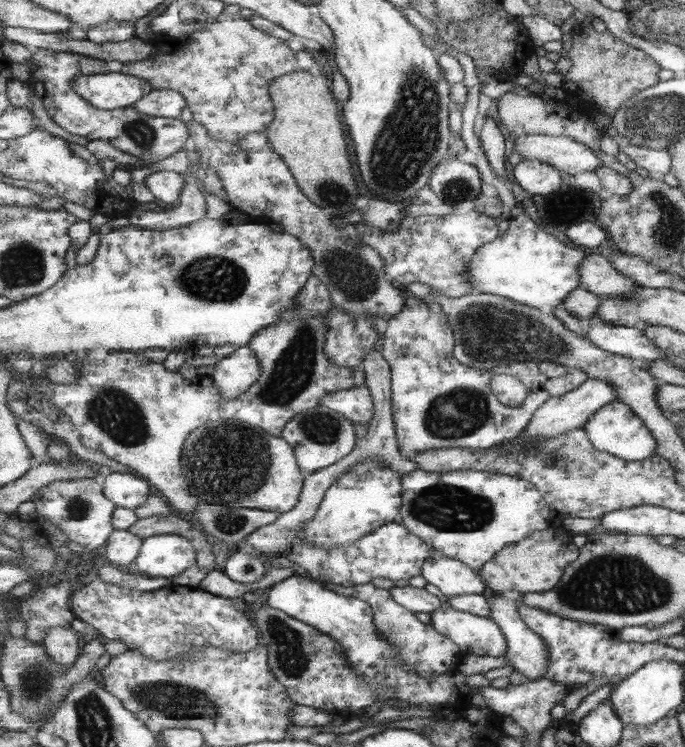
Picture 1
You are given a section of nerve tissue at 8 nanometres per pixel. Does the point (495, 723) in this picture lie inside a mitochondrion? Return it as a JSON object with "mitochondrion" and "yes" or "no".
{"mitochondrion":"no"}

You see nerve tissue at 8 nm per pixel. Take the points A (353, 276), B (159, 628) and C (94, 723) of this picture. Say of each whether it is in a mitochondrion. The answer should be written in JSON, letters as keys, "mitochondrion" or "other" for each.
{"A":"mitochondrion","B":"other","C":"mitochondrion"}

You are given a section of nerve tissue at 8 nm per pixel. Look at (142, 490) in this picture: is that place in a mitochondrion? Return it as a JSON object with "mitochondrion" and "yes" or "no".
{"mitochondrion":"no"}

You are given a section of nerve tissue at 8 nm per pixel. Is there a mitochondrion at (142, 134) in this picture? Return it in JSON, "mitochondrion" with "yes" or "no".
{"mitochondrion":"yes"}

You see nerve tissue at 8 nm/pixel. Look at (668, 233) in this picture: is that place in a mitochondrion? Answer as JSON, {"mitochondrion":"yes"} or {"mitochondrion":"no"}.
{"mitochondrion":"yes"}

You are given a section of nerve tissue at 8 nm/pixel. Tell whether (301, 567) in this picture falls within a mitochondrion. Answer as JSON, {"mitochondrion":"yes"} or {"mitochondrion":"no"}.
{"mitochondrion":"no"}

